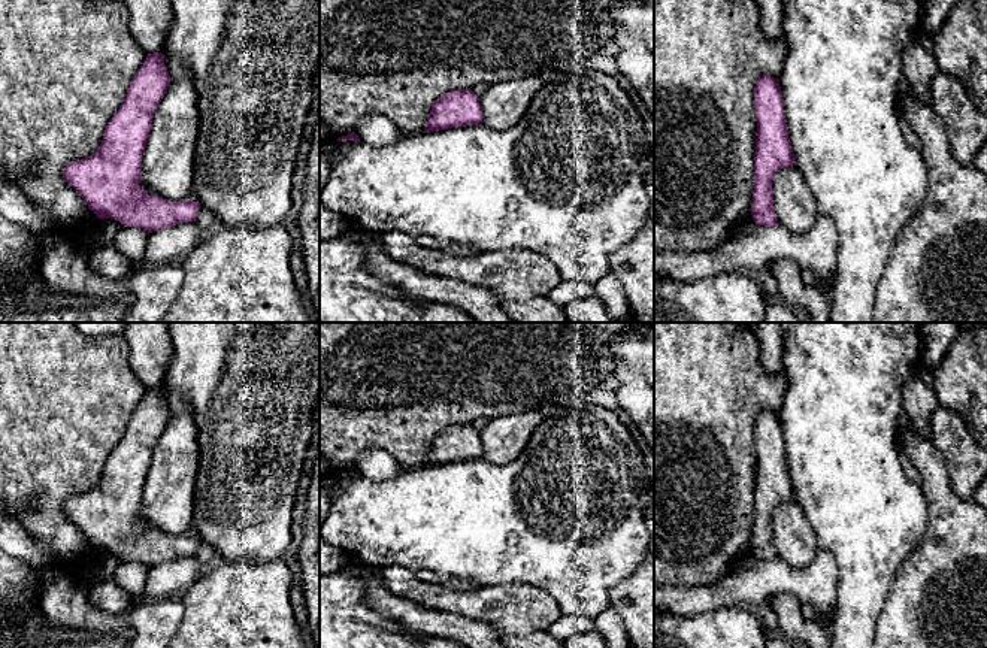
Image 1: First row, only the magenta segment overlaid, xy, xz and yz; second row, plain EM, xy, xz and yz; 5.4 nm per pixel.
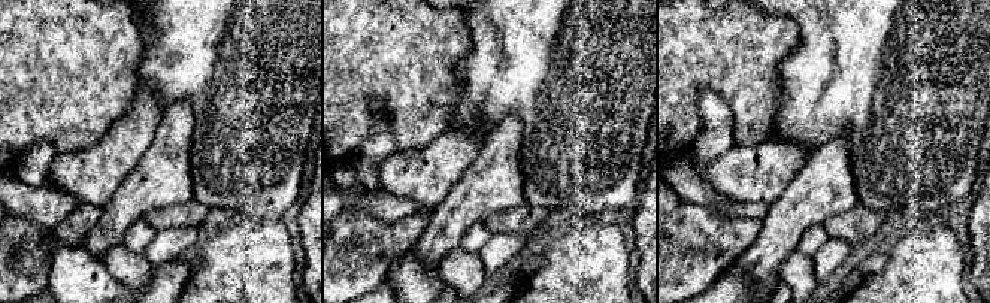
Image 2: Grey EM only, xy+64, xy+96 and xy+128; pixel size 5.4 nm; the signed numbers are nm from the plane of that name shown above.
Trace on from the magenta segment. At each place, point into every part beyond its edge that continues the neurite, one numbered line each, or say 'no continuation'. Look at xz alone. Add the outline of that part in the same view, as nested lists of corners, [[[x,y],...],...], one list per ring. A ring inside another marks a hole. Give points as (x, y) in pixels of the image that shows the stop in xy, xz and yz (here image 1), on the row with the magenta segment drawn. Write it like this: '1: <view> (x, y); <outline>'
no continuation

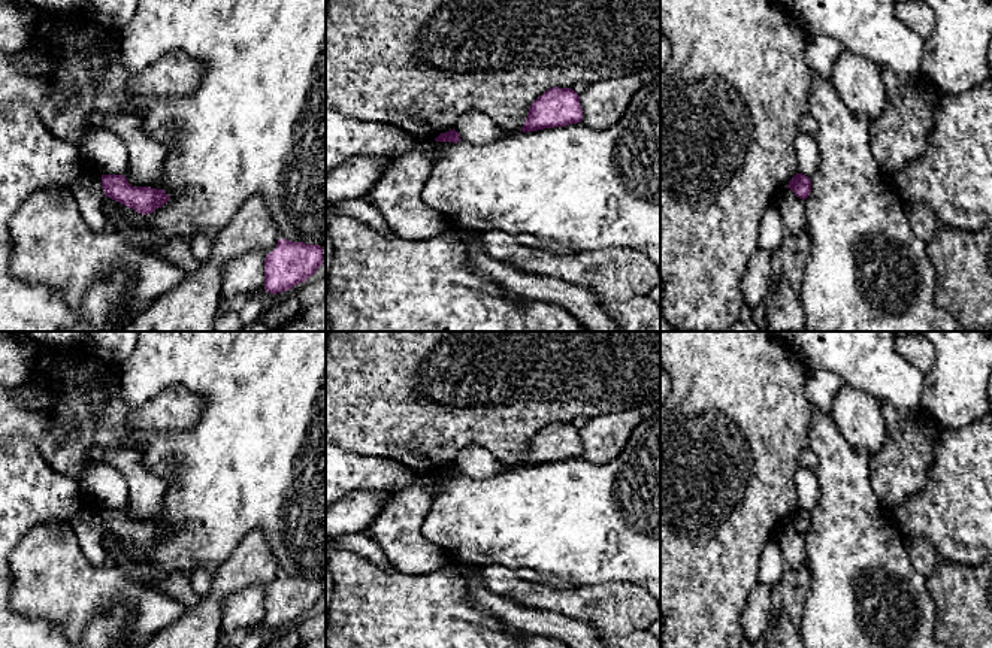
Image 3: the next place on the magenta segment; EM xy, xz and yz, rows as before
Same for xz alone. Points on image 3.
no continuation

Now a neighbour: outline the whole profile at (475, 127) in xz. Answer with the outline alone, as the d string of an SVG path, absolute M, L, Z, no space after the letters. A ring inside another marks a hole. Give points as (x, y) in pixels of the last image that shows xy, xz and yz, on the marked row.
M469 112L463 115L454 130L460 139L474 145L486 145L502 136L495 121L483 112Z

